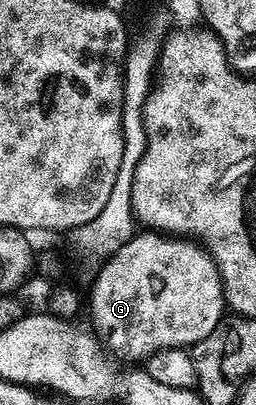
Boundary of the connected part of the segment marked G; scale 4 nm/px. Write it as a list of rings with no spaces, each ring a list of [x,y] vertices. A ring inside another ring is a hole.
[[[157,231],[139,232],[128,243],[124,243],[124,247],[120,247],[120,251],[116,251],[116,255],[109,257],[105,265],[102,266],[102,270],[98,273],[98,278],[93,285],[89,286],[88,293],[90,293],[90,317],[94,320],[93,332],[97,334],[101,344],[107,350],[110,348],[116,356],[123,357],[126,361],[142,363],[145,362],[147,357],[152,356],[153,353],[159,353],[161,349],[186,349],[187,347],[192,347],[200,339],[212,335],[212,331],[224,317],[224,312],[222,313],[224,302],[222,299],[221,281],[218,269],[213,265],[213,261],[193,242],[177,239],[172,235],[163,235]]]

